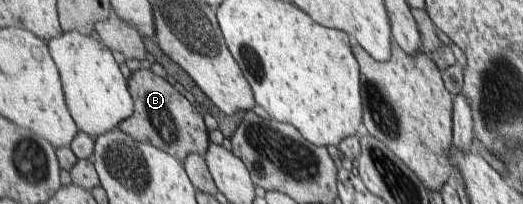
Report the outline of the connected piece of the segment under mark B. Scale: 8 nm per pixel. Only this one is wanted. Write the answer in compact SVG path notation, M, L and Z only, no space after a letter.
M138 68L128 79L135 100L135 113L119 124L120 129L138 142L152 143L169 152L183 164L192 153L206 156L212 144L210 134L204 116L192 102L188 102L187 94L178 92L166 78L154 74L151 69Z

